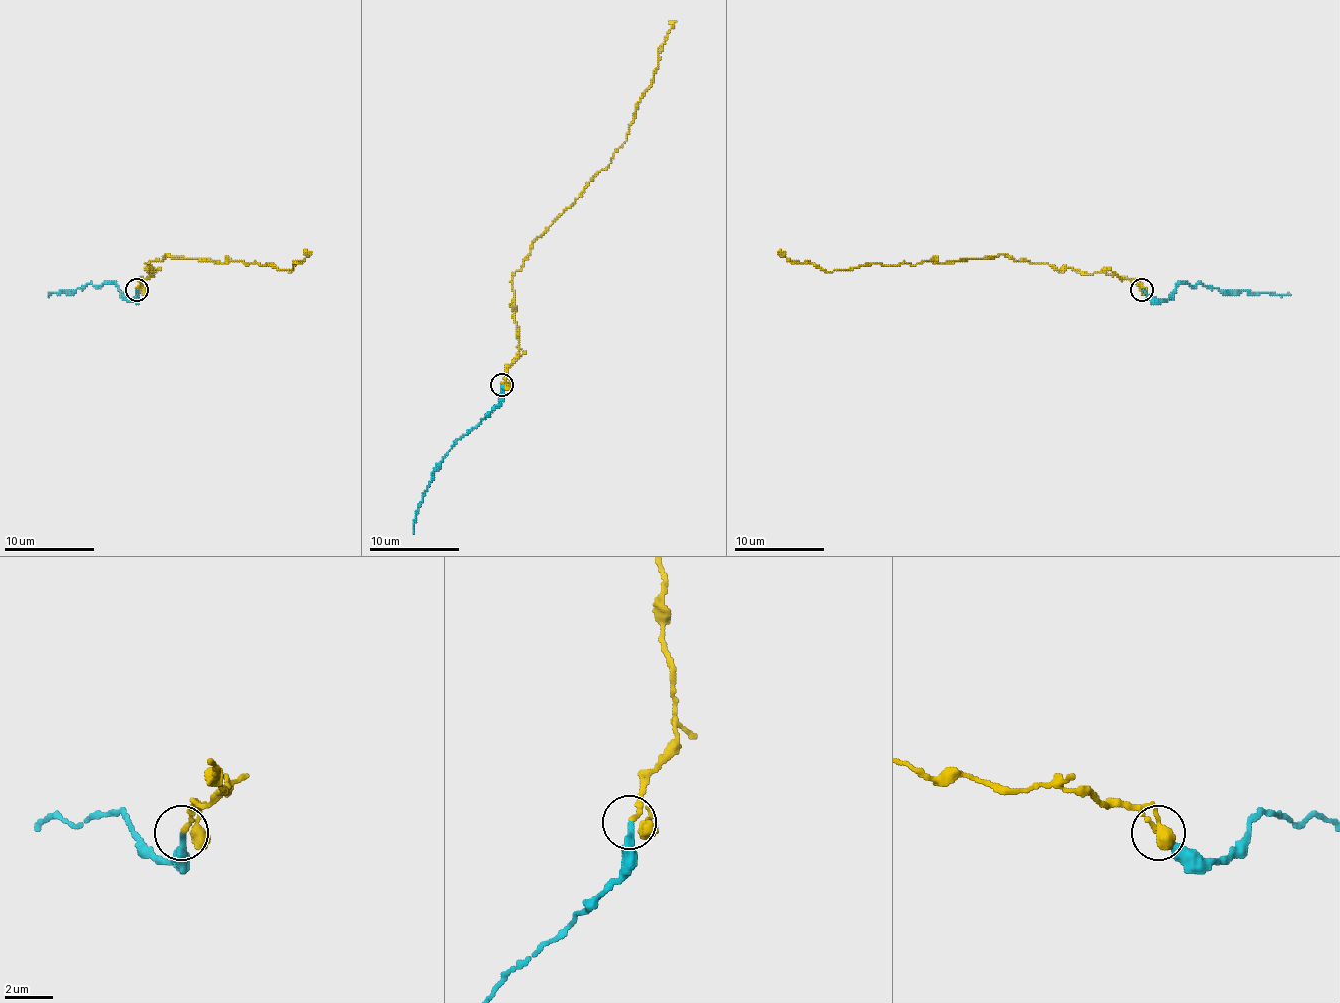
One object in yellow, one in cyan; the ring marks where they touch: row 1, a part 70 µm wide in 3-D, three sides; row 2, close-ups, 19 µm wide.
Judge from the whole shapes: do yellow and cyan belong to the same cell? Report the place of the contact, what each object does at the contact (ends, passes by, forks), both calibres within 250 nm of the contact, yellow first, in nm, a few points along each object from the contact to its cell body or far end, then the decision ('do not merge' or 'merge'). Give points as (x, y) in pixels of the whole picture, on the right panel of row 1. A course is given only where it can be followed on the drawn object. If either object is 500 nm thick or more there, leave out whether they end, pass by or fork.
at (1141, 289); yellow ends there; cyan ends there; 200 nm thick on the yellow side, 280 nm on the other; yellow runs (1140, 290), (1133, 281), (1104, 272), (1054, 270), (1048, 263), (1000, 254), (825, 272), (778, 252); cyan runs (1142, 290), (1162, 299), (1180, 283), (1290, 294); merge

